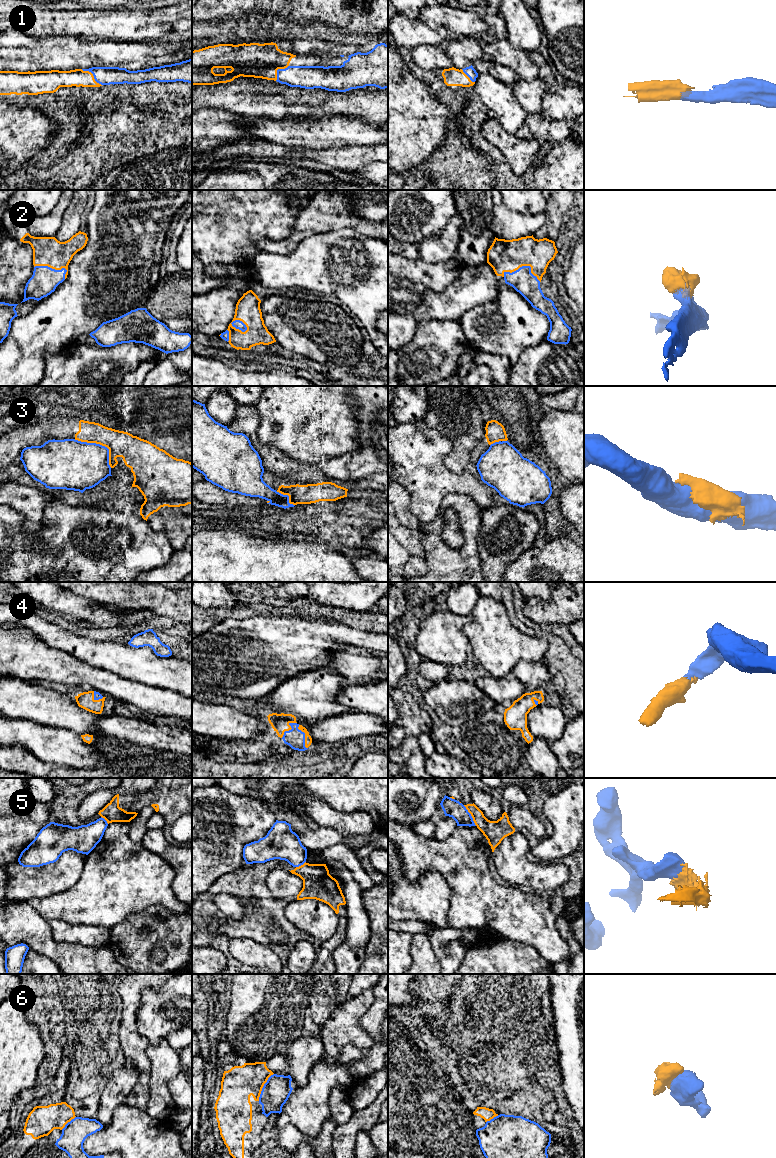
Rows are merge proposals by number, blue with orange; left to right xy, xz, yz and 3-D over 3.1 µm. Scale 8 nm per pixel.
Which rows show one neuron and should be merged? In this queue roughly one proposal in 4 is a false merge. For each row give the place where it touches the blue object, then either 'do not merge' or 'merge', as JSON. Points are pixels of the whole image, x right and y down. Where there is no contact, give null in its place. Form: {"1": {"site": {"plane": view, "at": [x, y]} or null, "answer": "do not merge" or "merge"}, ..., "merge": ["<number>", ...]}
{"1": {"site": {"plane": "xy", "at": [93, 75]}, "answer": "merge"}, "2": {"site": {"plane": "yz", "at": [524, 266]}, "answer": "merge"}, "3": {"site": {"plane": "xy", "at": [99, 444]}, "answer": "do not merge"}, "4": {"site": {"plane": "xz", "at": [291, 729]}, "answer": "merge"}, "5": {"site": {"plane": "yz", "at": [470, 815]}, "answer": "do not merge"}, "6": {"site": {"plane": "xz", "at": [263, 1087]}, "answer": "do not merge"}, "merge": ["1", "2", "4"]}

